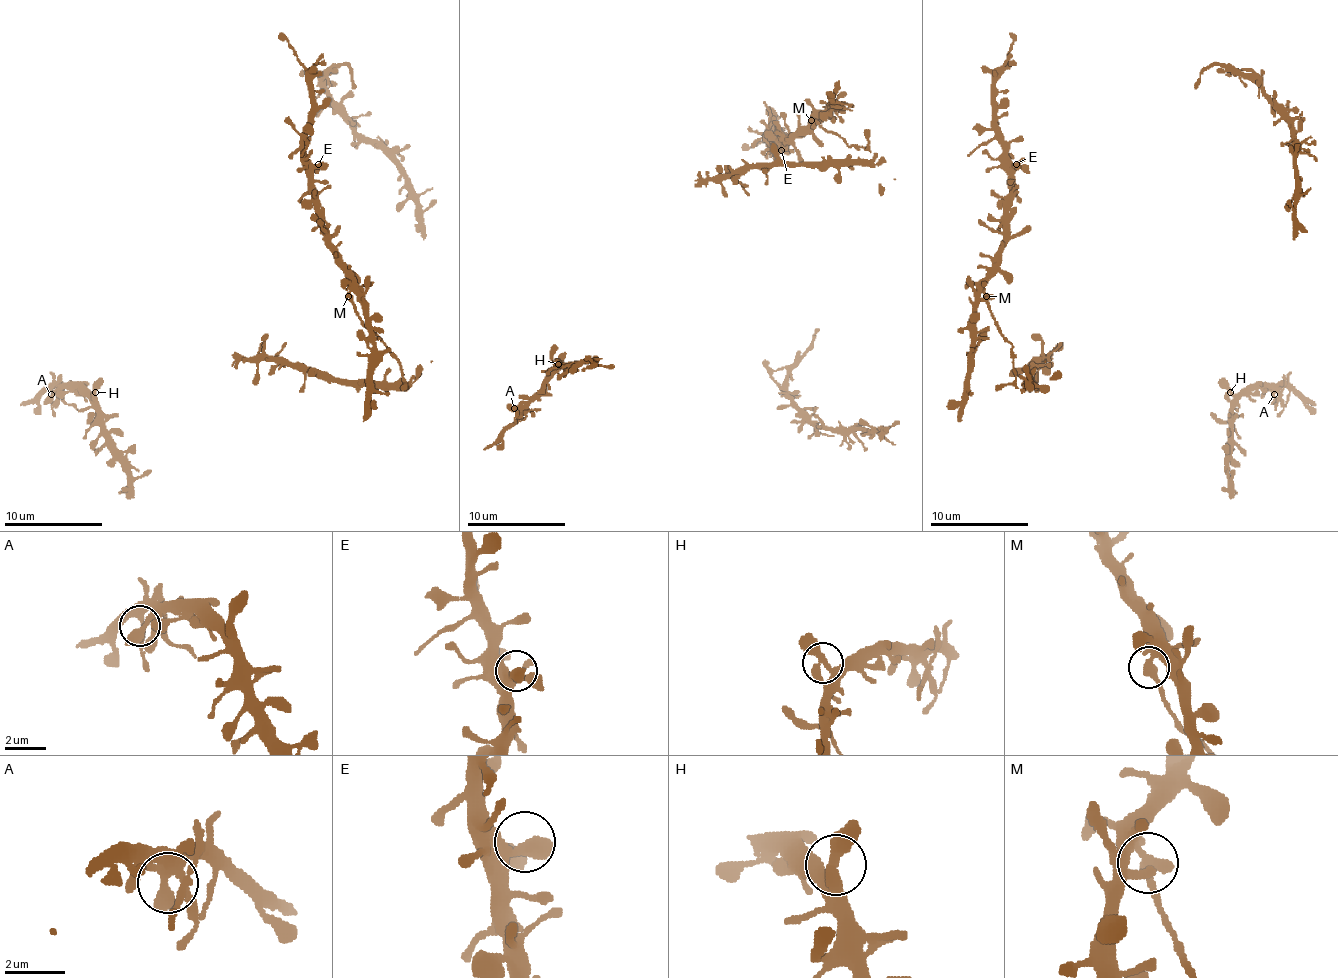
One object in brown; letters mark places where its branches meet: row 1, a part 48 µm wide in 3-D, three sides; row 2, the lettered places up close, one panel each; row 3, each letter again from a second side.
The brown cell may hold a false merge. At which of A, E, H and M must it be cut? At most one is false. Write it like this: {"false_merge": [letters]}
{"false_merge": []}

